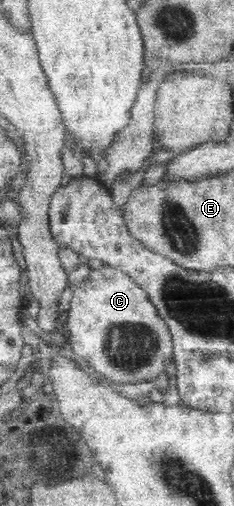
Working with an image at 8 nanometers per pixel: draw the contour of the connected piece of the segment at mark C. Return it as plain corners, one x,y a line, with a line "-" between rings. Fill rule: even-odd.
103,265
99,270
91,269
89,274
73,288
70,308
67,312
67,341
77,356
84,358
96,376
112,385
152,381
171,364
173,358
173,337
167,322
159,316
146,290
128,274
118,268

